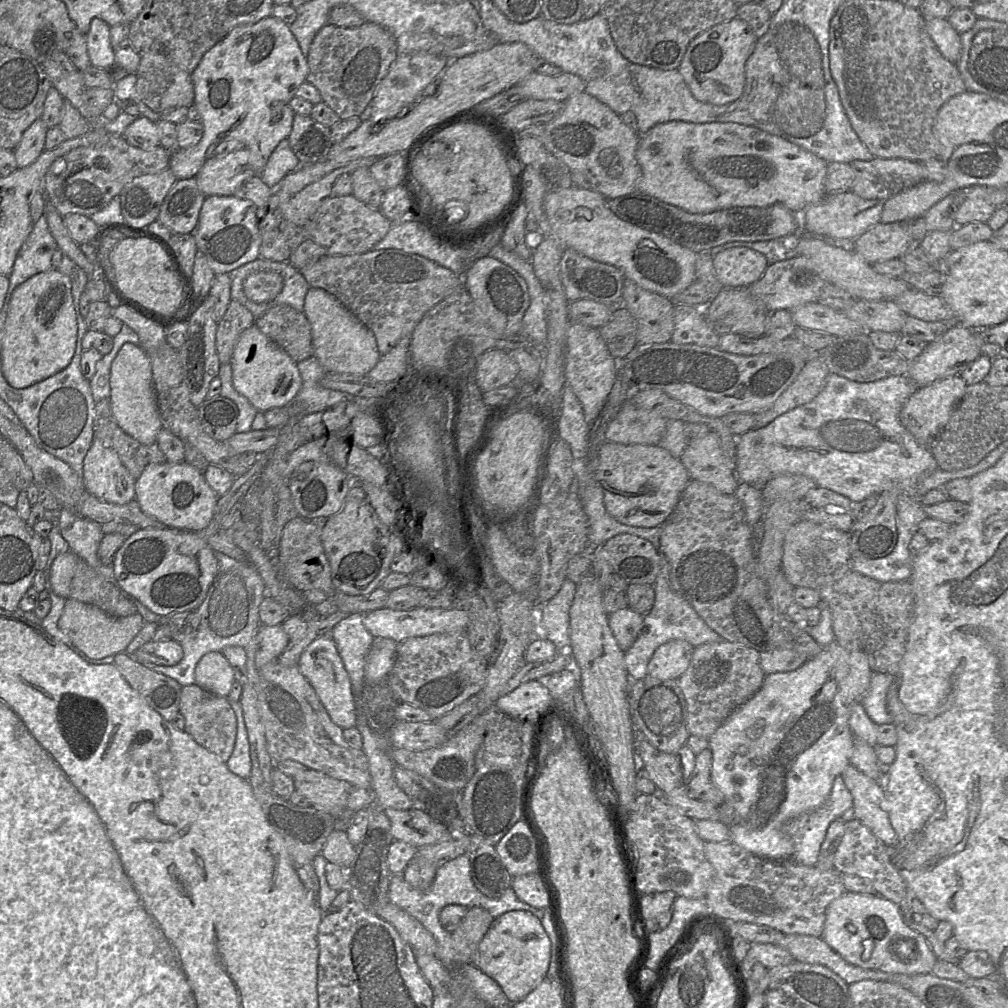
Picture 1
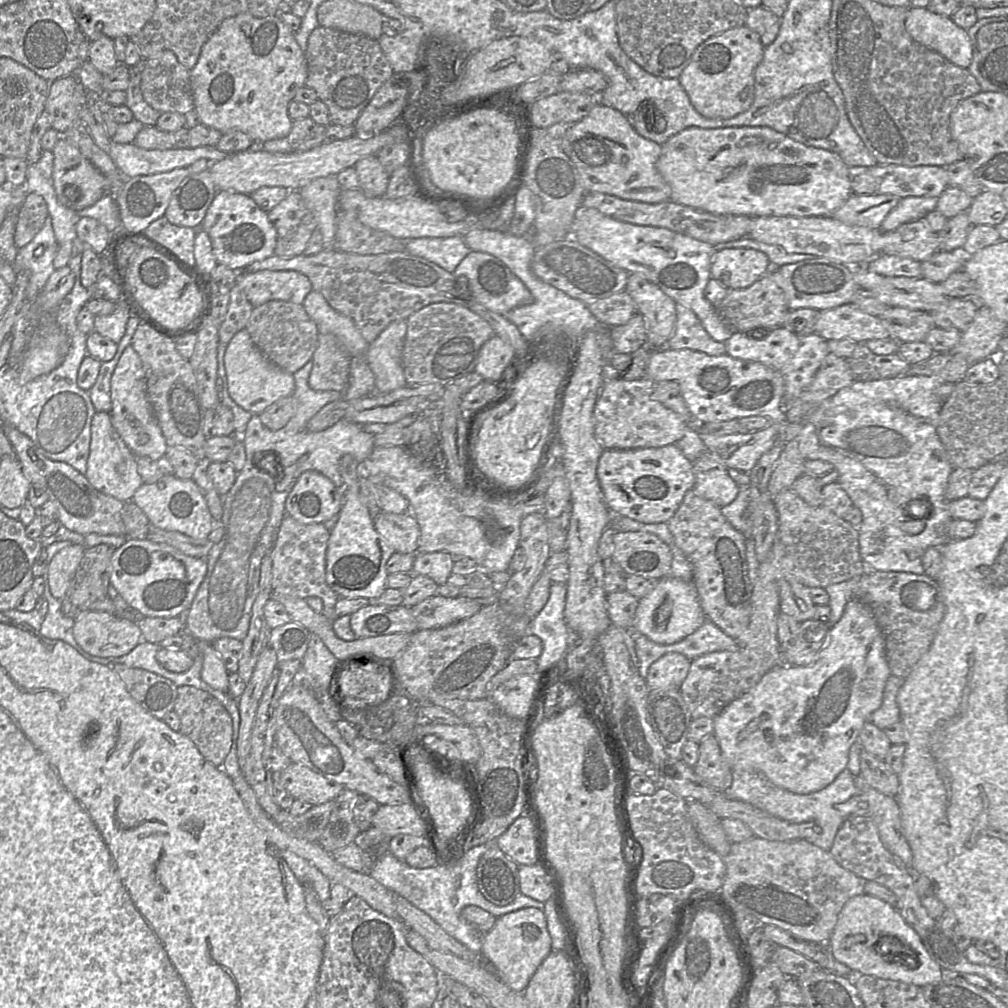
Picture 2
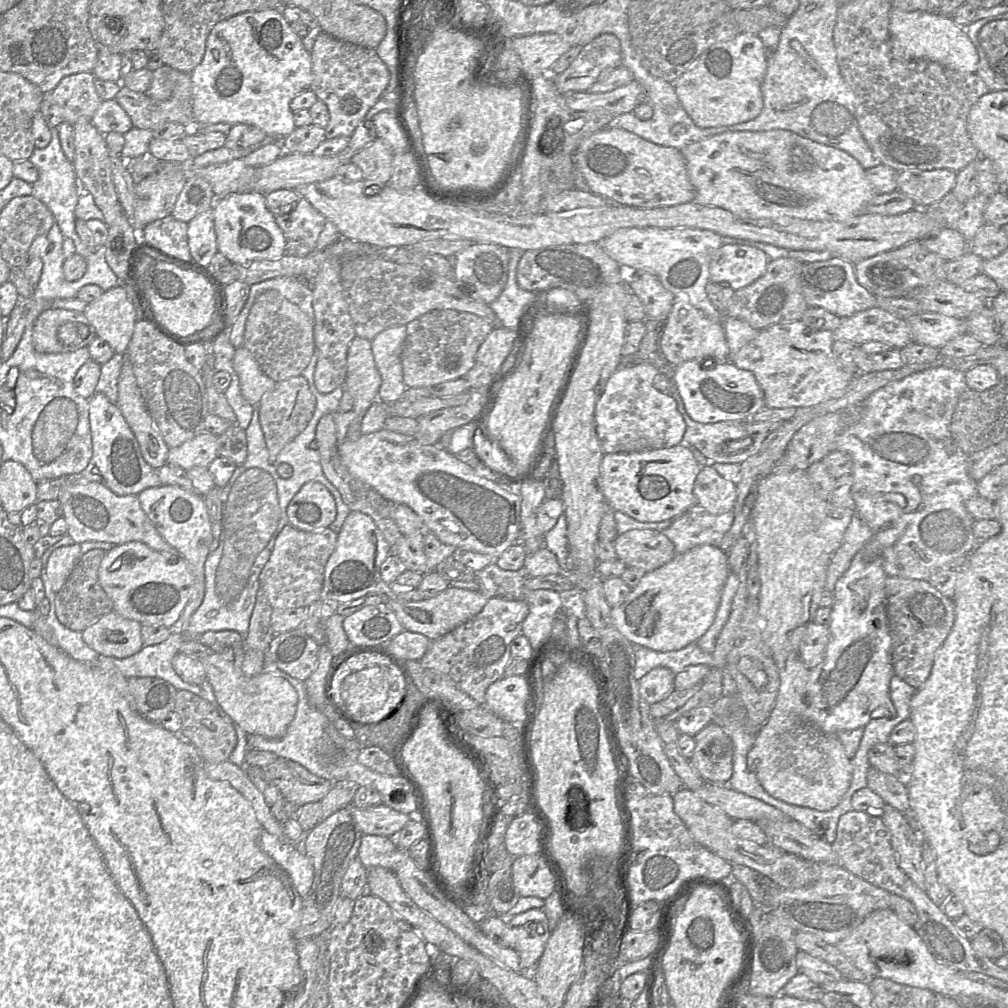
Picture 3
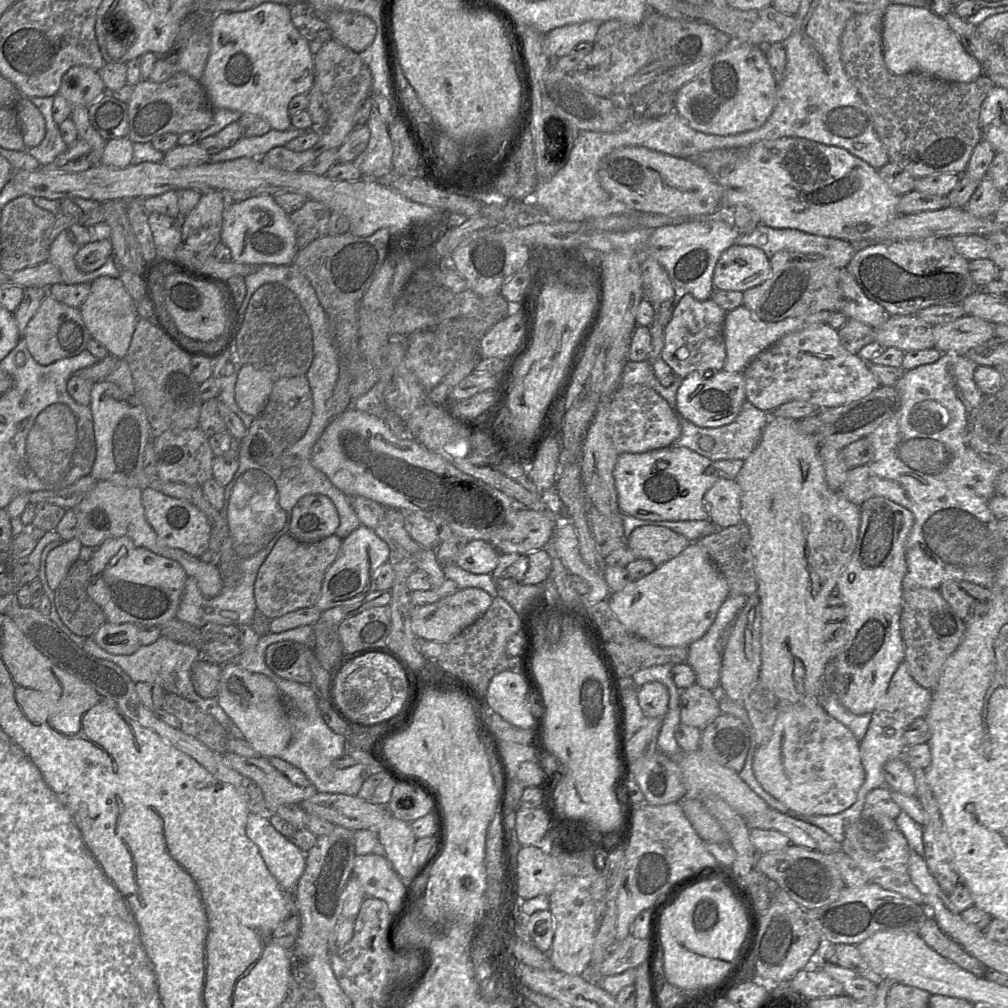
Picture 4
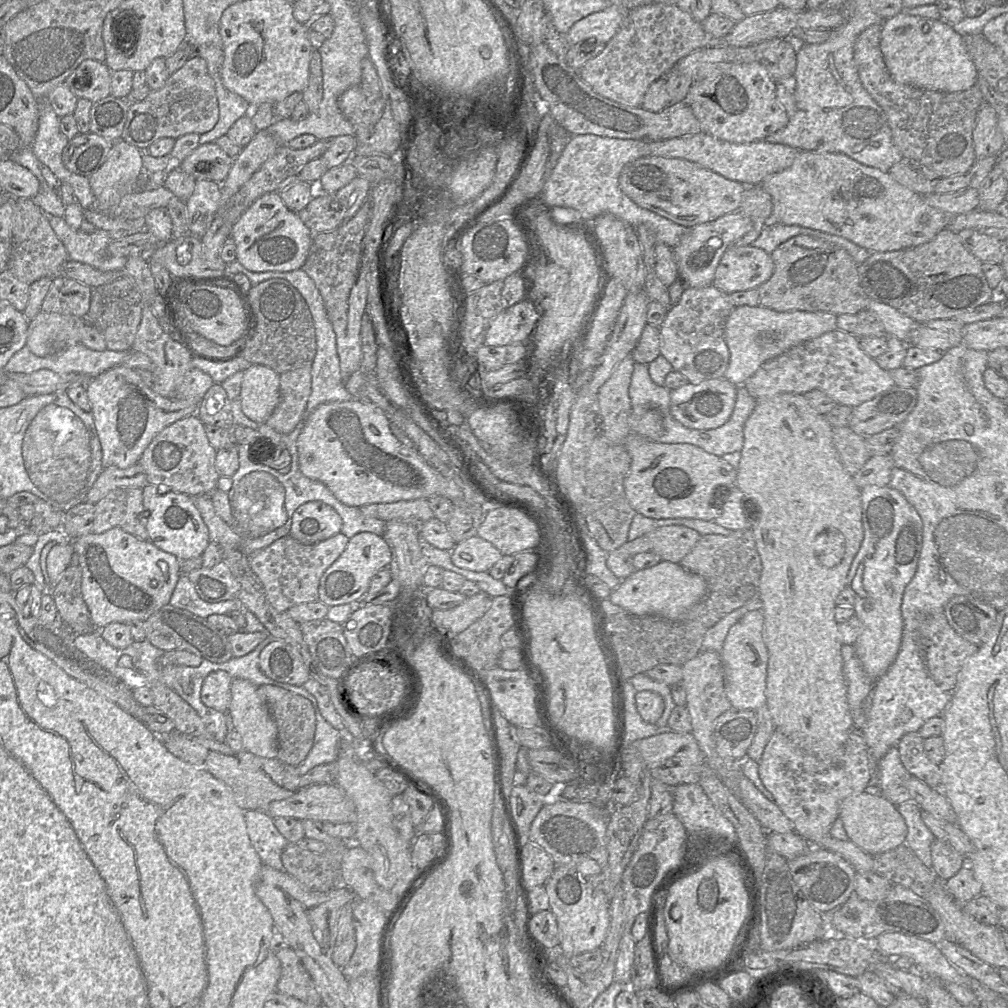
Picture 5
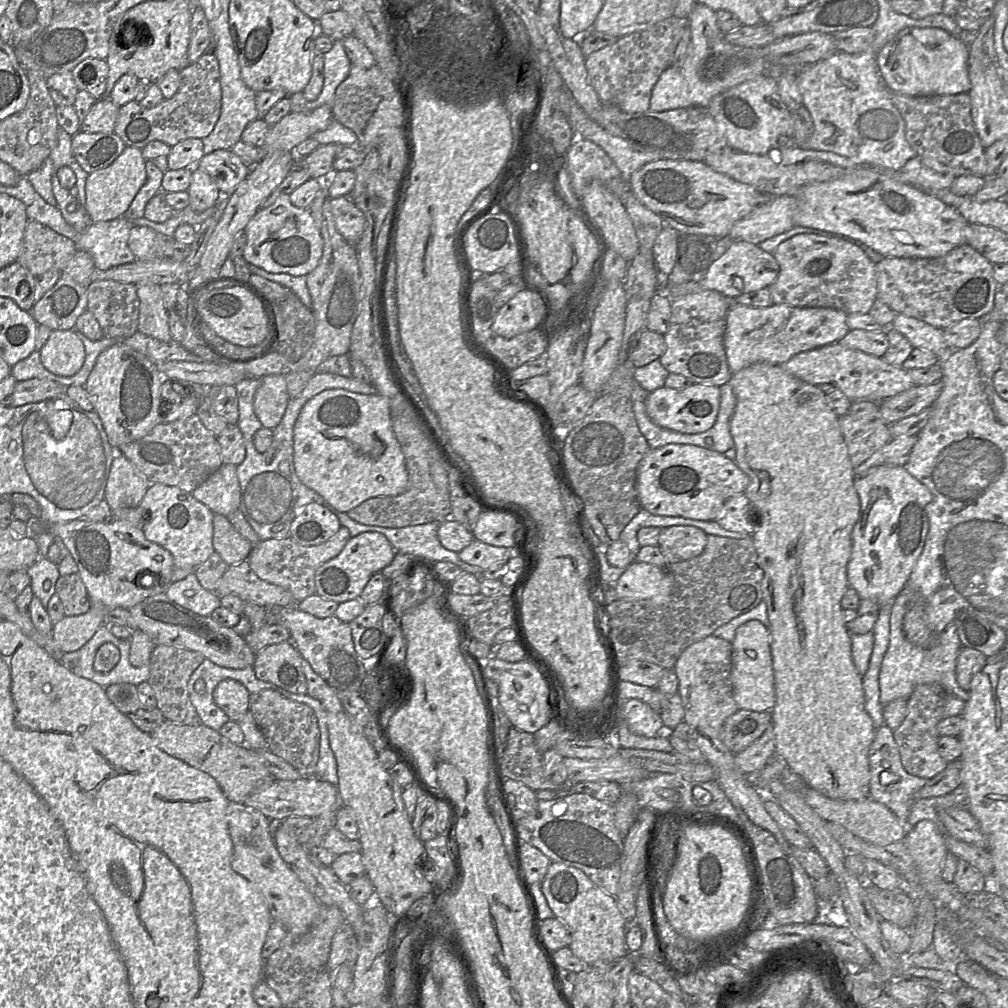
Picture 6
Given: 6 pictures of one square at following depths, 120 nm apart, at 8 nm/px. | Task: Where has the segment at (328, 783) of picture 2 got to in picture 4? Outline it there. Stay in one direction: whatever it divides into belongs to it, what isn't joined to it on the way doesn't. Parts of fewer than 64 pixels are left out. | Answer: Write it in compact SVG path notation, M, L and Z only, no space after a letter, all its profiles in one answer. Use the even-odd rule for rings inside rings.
M228 752L223 757L229 767L251 779L260 787L270 813L275 813L276 809L283 804L300 804L317 793L316 787L302 770L279 757L247 758L234 752Z

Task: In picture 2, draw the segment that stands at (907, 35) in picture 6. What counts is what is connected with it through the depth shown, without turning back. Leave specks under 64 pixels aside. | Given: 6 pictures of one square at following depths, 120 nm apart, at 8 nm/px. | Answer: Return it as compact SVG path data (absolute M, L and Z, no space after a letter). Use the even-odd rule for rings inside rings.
M910 7L905 28L918 43L946 58L951 63L968 68L973 59L973 47L967 31L951 20L923 7Z

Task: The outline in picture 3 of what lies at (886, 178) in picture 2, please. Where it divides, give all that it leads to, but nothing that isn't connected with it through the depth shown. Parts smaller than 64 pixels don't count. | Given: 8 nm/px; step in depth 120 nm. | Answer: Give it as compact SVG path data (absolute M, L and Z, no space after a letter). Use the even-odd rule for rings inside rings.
M949 169L900 171L896 191L906 194L917 208L923 209L952 191L955 181L956 172Z

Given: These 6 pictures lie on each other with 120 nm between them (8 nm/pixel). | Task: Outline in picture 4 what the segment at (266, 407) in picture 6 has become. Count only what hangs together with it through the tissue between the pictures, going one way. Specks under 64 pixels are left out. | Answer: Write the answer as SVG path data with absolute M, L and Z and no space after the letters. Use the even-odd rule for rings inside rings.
M243 365L235 386L235 400L246 414L258 417L273 388L274 380L253 365Z

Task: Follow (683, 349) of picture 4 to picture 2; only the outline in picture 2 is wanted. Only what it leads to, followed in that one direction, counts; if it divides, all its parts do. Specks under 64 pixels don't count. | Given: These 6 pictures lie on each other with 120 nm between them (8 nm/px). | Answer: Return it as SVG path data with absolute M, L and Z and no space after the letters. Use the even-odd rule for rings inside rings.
M676 303L675 308L675 330L666 347L673 350L690 349L711 356L726 354L725 343L714 340L691 309L681 303Z

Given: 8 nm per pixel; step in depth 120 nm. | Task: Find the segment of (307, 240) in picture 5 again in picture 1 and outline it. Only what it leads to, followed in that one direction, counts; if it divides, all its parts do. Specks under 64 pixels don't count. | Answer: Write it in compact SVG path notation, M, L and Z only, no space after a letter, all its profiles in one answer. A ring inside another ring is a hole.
M235 196L206 197L193 234L197 250L205 255L215 274L230 273L260 257L261 234L257 209L251 200Z

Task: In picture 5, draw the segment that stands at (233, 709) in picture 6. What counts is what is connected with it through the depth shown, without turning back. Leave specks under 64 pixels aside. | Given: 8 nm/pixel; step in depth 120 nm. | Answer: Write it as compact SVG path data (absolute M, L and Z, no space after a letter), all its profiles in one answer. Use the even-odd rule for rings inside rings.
M223 670L211 672L203 681L201 700L206 706L226 713L231 702L233 677Z

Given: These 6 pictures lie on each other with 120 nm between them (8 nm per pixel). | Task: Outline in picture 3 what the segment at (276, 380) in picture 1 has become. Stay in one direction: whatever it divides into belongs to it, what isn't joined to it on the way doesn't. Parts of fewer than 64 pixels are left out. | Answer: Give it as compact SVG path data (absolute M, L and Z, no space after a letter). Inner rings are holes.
M241 346L235 350L232 366L236 371L243 398L257 406L262 396L274 389L276 382L263 373L248 349Z

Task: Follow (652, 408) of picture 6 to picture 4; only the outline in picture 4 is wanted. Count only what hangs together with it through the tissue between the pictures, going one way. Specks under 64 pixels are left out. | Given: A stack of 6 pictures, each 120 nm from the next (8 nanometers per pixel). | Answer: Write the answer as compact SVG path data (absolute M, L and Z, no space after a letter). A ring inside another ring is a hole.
M720 370L714 372L711 376L711 371L693 371L682 379L677 392L677 411L698 427L716 428L733 422L745 401L746 393L743 373L729 373L725 370Z

